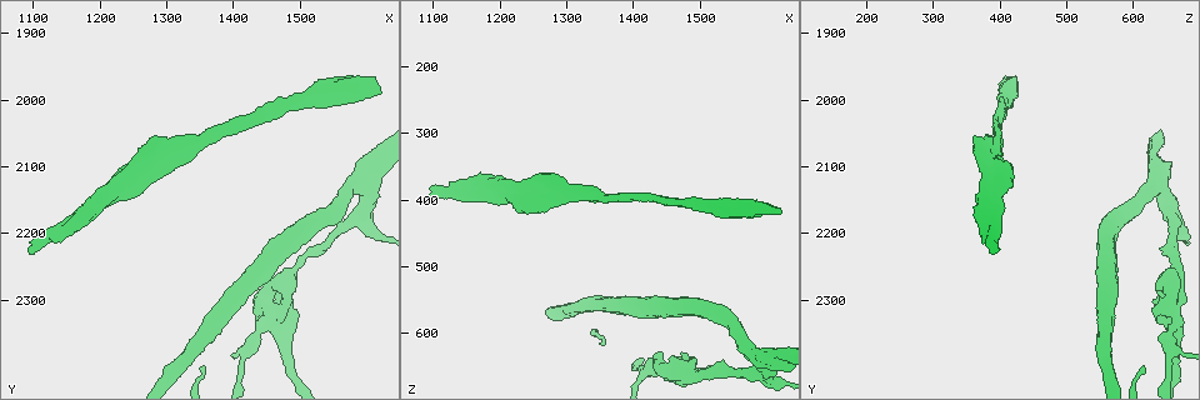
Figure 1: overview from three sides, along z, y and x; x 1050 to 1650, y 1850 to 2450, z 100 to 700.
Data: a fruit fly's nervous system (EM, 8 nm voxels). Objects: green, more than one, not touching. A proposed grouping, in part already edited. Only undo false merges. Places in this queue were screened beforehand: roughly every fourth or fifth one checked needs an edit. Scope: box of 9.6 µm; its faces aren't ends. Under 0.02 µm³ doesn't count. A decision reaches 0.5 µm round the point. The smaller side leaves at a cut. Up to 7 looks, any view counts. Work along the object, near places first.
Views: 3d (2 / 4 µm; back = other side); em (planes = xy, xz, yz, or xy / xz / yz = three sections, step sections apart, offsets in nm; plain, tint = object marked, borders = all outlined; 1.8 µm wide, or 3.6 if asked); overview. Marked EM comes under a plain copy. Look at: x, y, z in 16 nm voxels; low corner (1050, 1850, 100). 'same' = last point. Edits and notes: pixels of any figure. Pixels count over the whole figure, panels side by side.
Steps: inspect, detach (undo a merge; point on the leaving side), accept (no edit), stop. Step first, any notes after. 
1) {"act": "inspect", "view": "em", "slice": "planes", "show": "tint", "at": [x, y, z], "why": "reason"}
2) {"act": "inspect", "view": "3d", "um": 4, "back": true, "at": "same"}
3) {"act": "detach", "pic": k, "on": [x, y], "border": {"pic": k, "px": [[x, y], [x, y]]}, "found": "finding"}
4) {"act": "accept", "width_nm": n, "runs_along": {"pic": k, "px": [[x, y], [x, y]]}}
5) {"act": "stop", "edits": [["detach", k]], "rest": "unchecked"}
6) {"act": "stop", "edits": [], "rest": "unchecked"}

{"act": "inspect", "view": "em", "slice": "xz", "step": 4, "show": "tint", "at": [1420, 2375, 655], "why": "thick turns thin"}

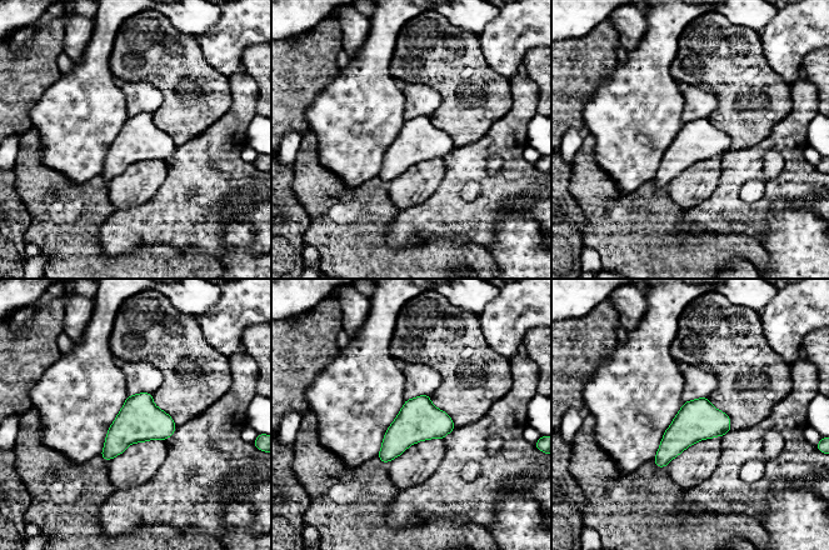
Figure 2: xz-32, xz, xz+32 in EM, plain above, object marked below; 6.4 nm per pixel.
{"act": "inspect", "view": "em", "slice": "planes", "show": "borders", "at": "same"}

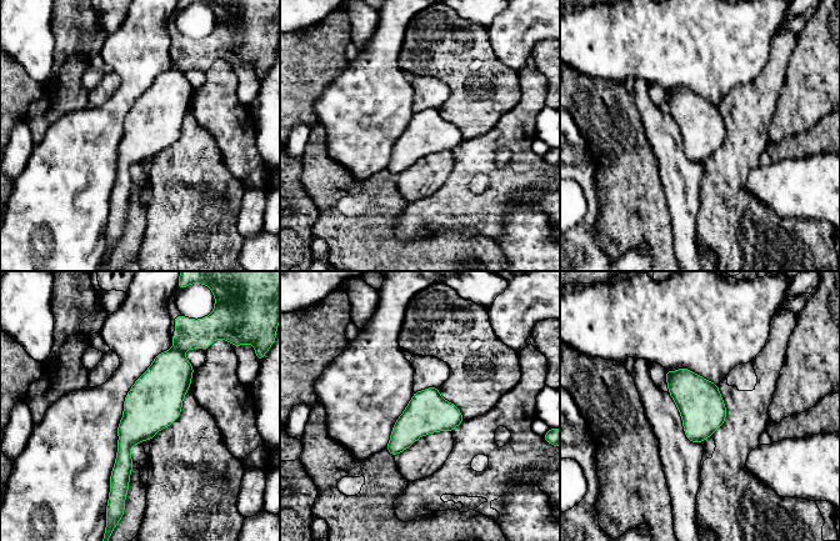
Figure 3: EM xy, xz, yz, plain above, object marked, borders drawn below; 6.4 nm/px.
{"act": "detach", "pic": 3, "on": [165, 382], "width_nm": 280, "found": "two neurons meet here"}

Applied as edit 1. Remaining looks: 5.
{"act": "inspect", "view": "em", "slice": "planes", "show": "tint", "at": [1270, 2105, 395], "why": "arms part here"}

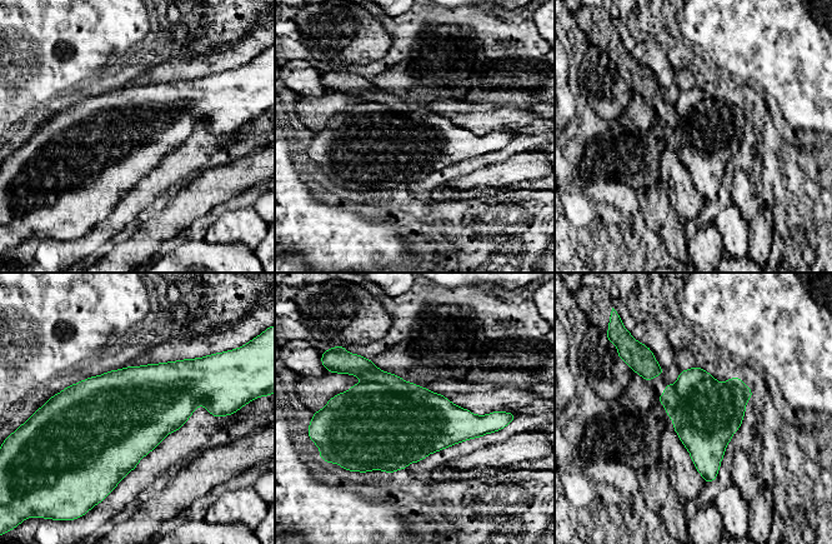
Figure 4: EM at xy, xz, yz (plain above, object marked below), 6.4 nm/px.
{"act": "detach", "pic": 4, "on": [360, 367], "width_nm": 440, "part_leaving": {"pic": 4, "px": [[354, 370], [411, 387]]}, "found": "two neurons meet here"}

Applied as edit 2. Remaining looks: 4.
{"act": "inspect", "view": "3d", "um": 2, "at": [1595, 1990, 415], "why": "thick turns thin"}

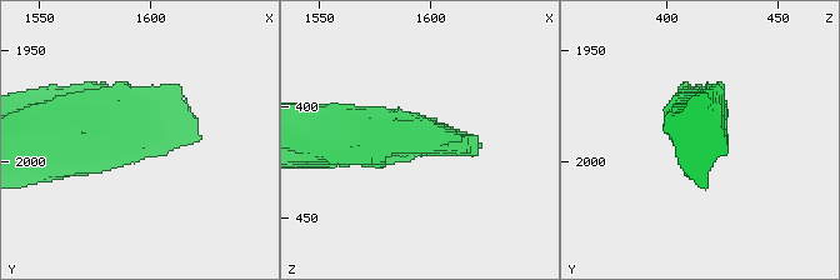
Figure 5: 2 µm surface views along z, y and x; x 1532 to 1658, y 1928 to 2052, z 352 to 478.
{"act": "inspect", "view": "em", "slice": "yz", "step": 16, "show": "tint", "at": [1592, 1986, 413], "why": "shape alone is not enough"}

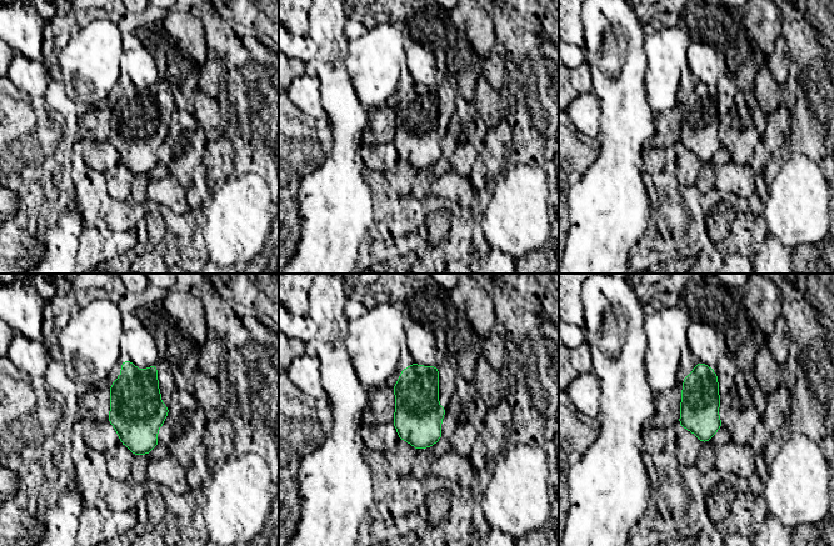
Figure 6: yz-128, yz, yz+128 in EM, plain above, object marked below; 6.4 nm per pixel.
{"act": "inspect", "view": "em", "slice": "planes", "show": "tint", "at": "same"}

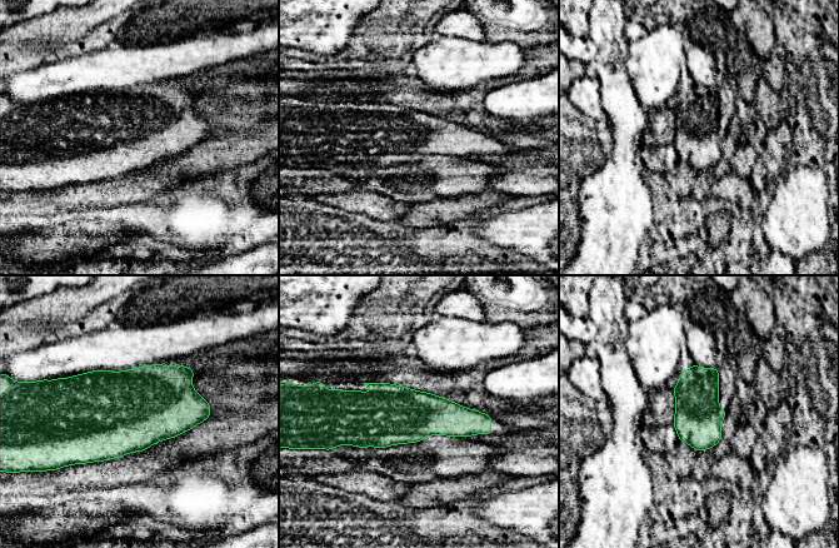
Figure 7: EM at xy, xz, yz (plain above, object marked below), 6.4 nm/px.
{"act": "accept", "found": "all the same neuron"}

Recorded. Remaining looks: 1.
{"act": "stop", "edits": [["detach", 3], ["detach", 4]], "rest": "unchecked"}

